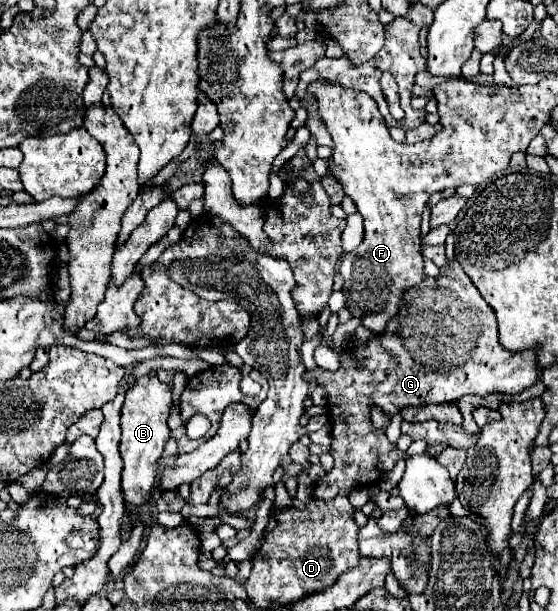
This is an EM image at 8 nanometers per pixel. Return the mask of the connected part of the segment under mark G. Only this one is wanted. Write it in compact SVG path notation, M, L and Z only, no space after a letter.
M457 260L447 262L441 268L439 278L425 278L423 282L411 286L401 302L399 312L389 320L383 334L373 336L367 344L347 346L339 354L341 366L337 372L327 372L315 368L305 372L307 382L317 382L327 392L327 410L331 422L331 450L335 458L335 466L315 482L313 496L317 500L333 500L335 496L347 496L353 488L373 486L379 482L383 472L391 470L397 458L405 458L395 444L387 440L383 430L375 430L371 426L371 408L381 408L387 416L397 414L407 406L425 406L425 404L443 404L455 402L465 394L507 394L515 396L525 388L533 386L539 380L539 366L533 350L525 350L523 354L513 354L499 344L497 338L497 322L493 308L485 302L479 290L473 286L469 276L463 272Z

